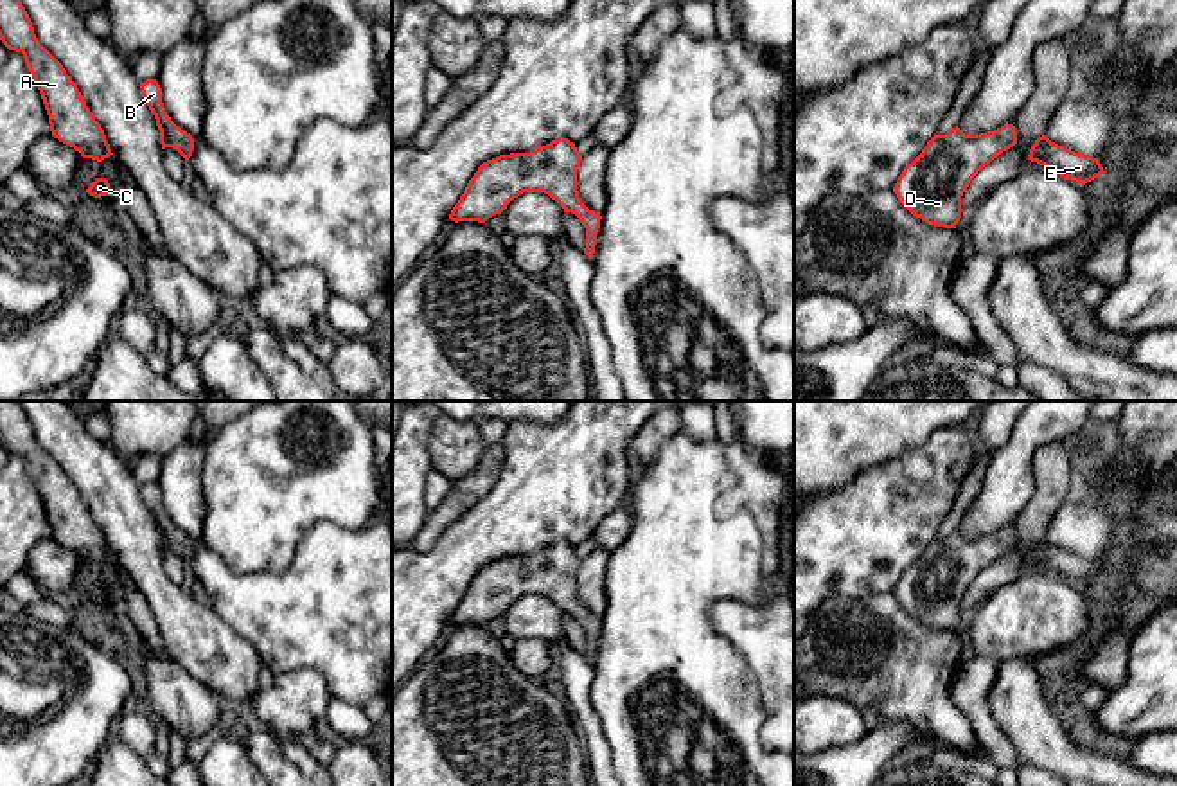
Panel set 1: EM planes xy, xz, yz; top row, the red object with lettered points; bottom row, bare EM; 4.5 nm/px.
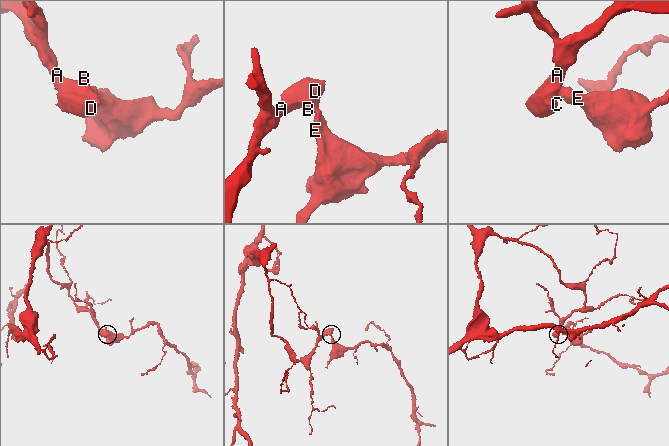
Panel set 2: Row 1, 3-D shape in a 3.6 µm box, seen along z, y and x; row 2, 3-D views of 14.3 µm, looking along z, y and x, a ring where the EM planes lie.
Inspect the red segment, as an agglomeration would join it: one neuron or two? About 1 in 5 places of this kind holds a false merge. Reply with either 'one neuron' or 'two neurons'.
one neuron

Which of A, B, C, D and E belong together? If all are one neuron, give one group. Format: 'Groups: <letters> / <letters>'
Groups: A B C D E

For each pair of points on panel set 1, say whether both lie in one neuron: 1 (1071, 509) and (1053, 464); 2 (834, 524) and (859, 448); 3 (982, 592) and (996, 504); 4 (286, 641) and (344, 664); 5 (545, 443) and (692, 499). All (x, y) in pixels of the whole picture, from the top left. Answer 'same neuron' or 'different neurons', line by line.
1: different neurons
2: different neurons
3: different neurons
4: same neuron
5: different neurons

